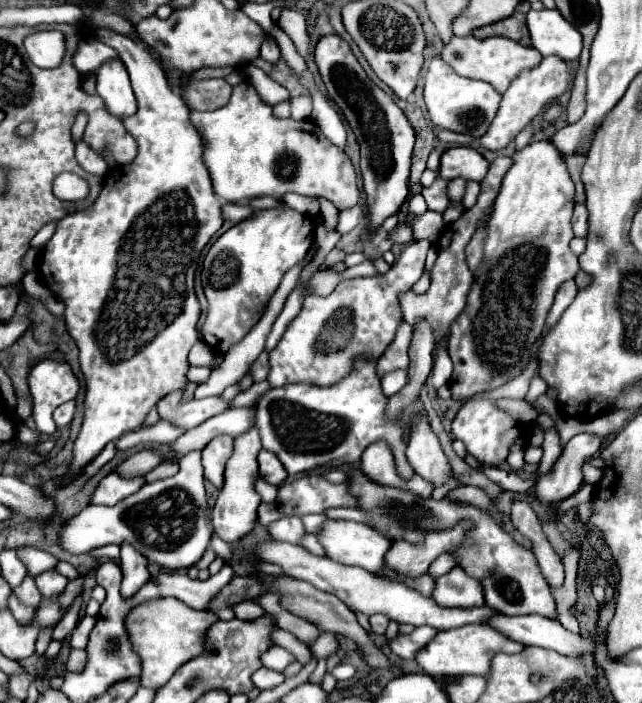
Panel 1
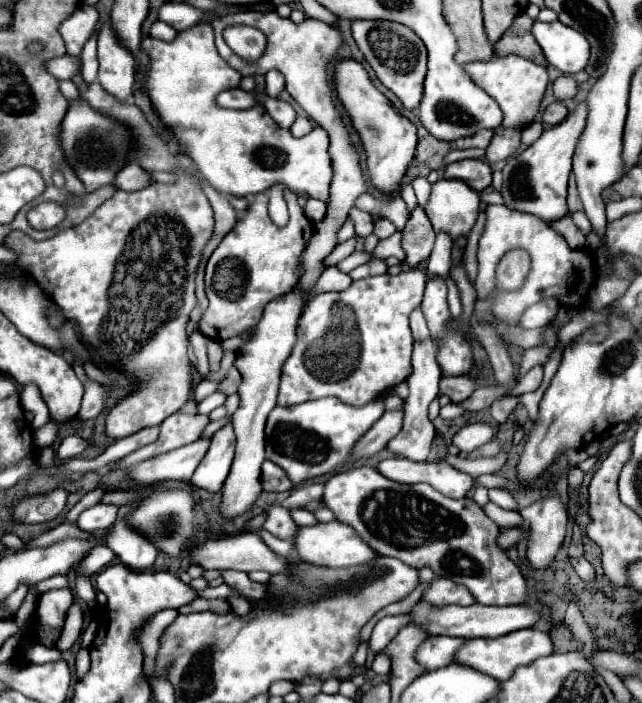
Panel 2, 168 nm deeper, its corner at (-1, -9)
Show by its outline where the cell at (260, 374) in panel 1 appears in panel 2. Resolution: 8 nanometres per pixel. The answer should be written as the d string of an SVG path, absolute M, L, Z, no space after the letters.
M232 367L232 369L228 371L228 377L226 377L224 381L220 381L218 389L220 389L222 393L226 393L226 395L232 395L232 393L236 393L236 391L238 391L240 381L242 381L242 377L240 377L238 369L236 369L236 367Z

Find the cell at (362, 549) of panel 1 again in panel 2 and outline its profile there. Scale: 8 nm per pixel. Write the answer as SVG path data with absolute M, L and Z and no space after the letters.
M330 521L330 523L316 523L310 527L298 527L296 537L294 537L294 551L296 555L314 565L328 565L328 567L348 567L348 565L358 565L366 563L374 557L378 557L358 535L356 531L342 523L342 521Z

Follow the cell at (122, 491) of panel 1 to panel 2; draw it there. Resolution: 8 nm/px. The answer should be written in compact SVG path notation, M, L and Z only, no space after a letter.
M94 505L90 509L86 509L80 517L78 517L78 527L82 531L98 531L98 529L108 529L114 521L116 521L116 513L118 507L114 505Z

